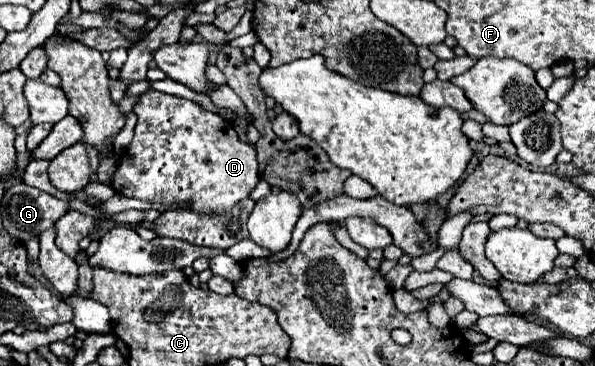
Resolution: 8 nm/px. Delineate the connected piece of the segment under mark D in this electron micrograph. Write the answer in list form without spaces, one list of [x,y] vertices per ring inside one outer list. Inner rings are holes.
[[[153,89],[137,97],[133,113],[137,115],[135,135],[119,157],[111,185],[115,193],[161,205],[189,205],[195,213],[221,217],[257,187],[261,177],[255,145],[241,141],[233,123],[219,113]]]

